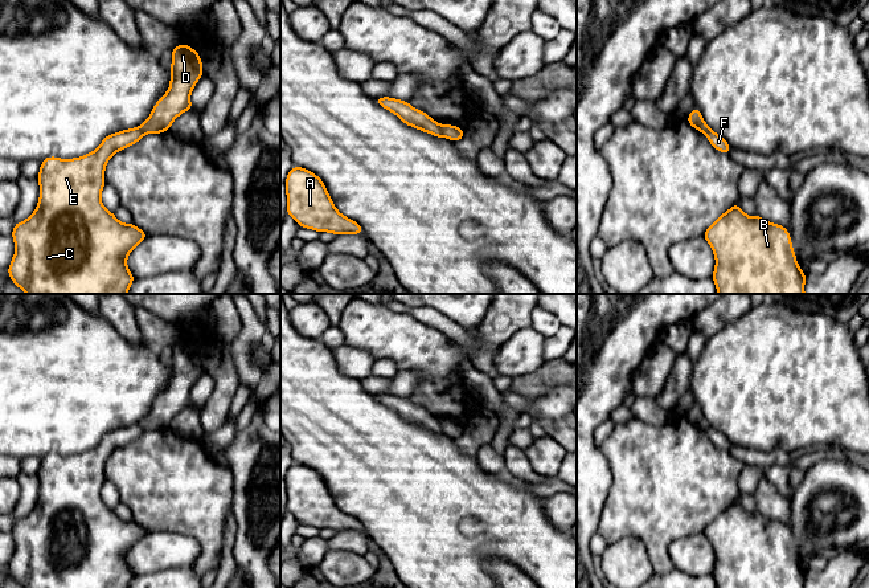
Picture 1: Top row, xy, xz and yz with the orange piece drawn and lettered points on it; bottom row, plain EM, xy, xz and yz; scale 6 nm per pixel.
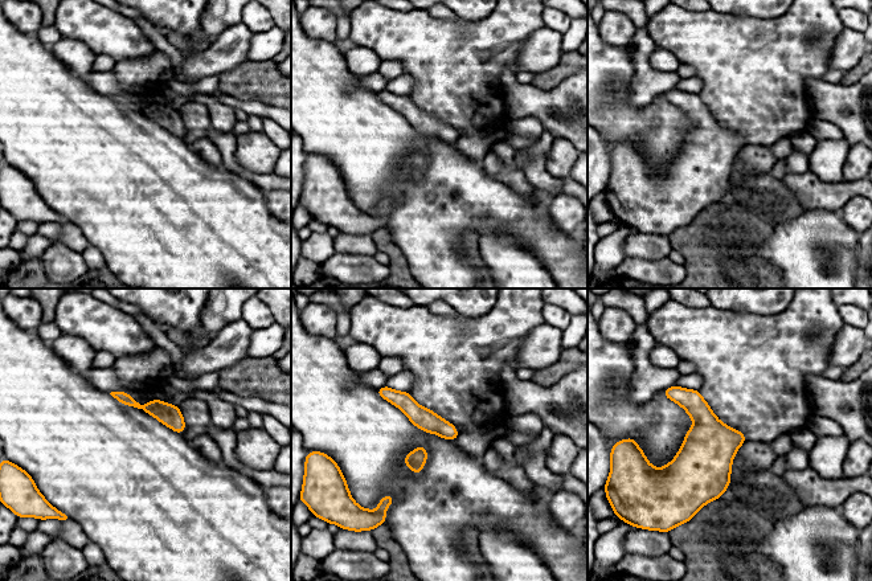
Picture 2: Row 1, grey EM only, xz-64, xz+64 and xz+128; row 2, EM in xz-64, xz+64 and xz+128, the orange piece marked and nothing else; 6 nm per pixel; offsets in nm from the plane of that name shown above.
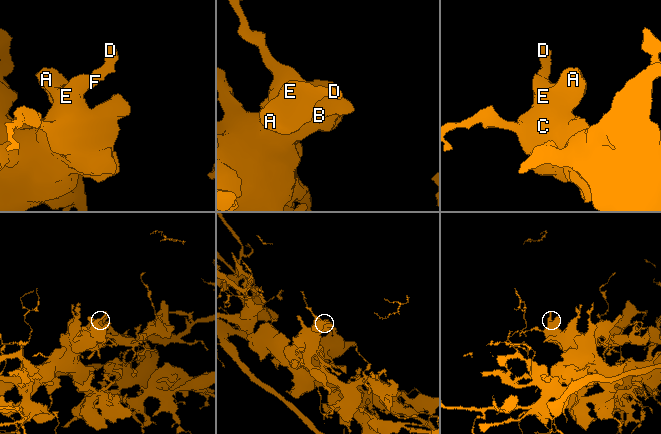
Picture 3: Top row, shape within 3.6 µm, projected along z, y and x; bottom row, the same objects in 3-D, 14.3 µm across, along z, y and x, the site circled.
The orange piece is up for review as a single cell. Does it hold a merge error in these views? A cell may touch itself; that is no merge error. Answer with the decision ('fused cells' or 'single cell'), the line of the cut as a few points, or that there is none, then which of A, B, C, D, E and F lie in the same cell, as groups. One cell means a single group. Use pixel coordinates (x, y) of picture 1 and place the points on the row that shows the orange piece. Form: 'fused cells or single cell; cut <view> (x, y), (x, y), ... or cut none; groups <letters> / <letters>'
fused cells; cut xz (438, 125), (443, 135); groups A B C E F / D

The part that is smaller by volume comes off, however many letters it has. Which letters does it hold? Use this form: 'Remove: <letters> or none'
Remove: D

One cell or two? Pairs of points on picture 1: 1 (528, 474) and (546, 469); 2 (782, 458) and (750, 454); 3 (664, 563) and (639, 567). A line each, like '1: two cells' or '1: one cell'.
1: two cells
2: one cell
3: two cells

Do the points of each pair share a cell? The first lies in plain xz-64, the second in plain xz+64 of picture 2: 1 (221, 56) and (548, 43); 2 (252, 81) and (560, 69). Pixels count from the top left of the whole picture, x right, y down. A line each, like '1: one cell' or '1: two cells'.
1: one cell
2: one cell

